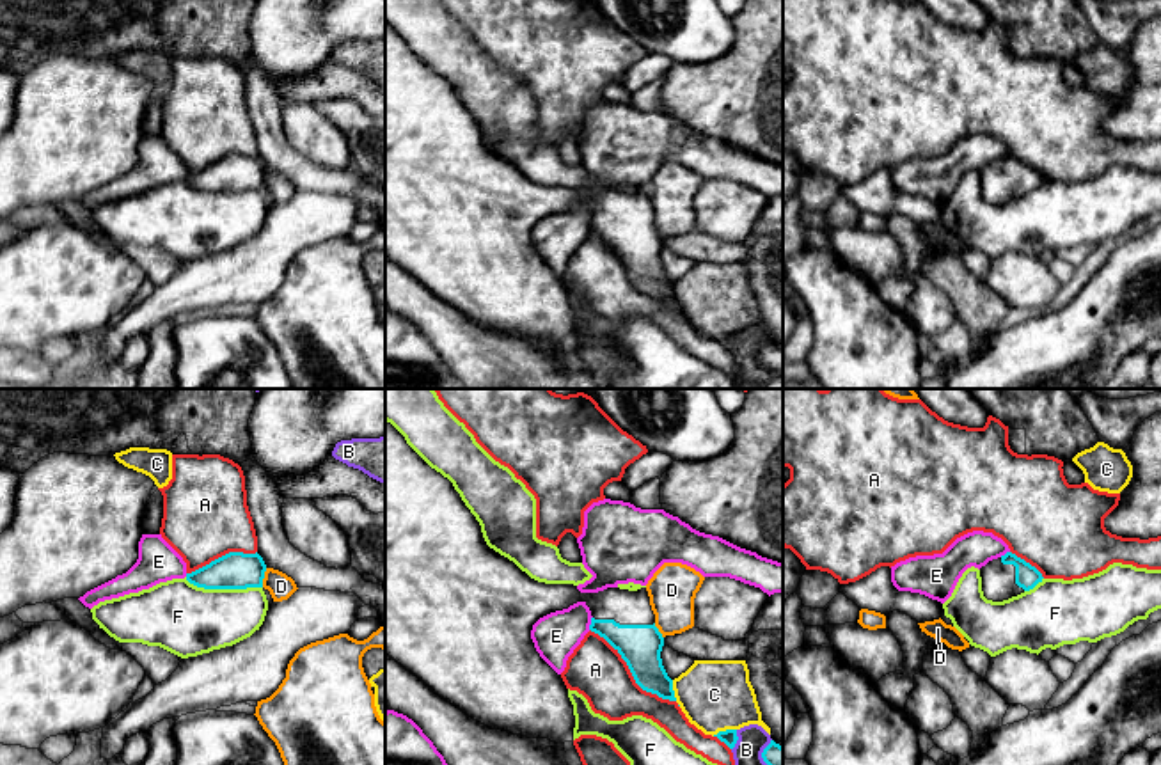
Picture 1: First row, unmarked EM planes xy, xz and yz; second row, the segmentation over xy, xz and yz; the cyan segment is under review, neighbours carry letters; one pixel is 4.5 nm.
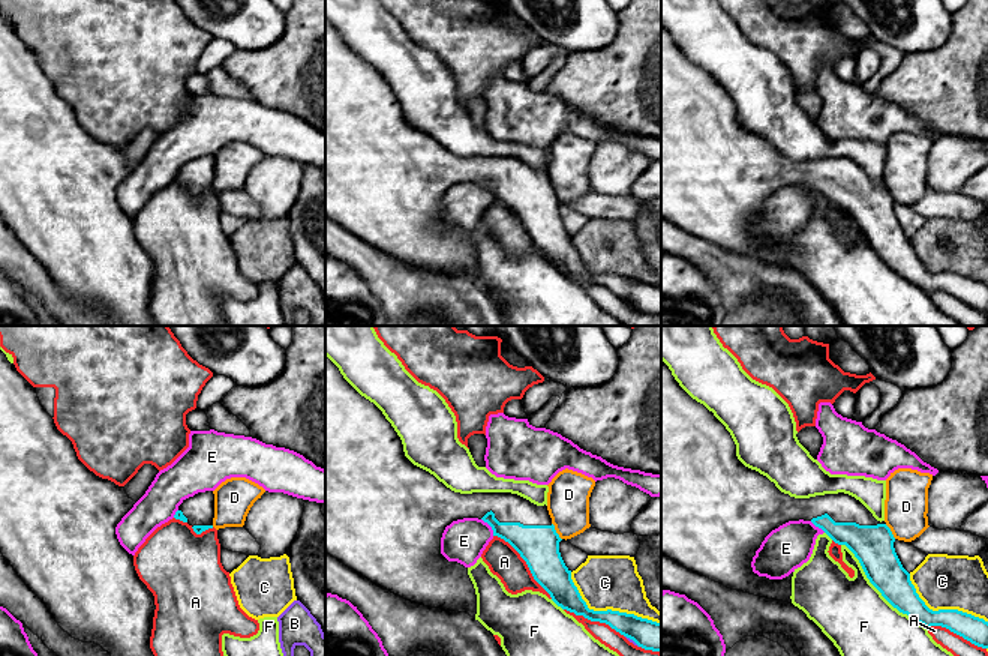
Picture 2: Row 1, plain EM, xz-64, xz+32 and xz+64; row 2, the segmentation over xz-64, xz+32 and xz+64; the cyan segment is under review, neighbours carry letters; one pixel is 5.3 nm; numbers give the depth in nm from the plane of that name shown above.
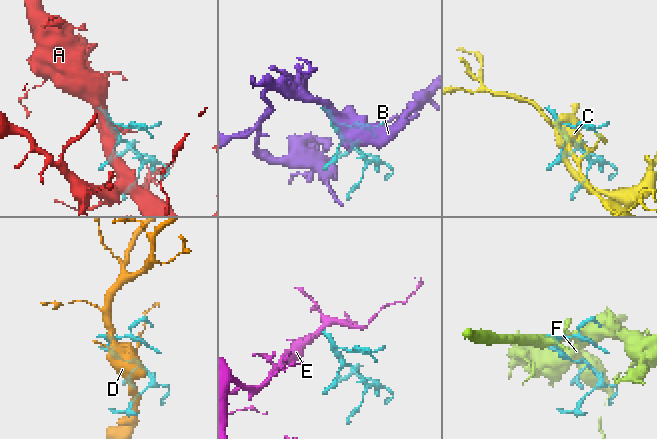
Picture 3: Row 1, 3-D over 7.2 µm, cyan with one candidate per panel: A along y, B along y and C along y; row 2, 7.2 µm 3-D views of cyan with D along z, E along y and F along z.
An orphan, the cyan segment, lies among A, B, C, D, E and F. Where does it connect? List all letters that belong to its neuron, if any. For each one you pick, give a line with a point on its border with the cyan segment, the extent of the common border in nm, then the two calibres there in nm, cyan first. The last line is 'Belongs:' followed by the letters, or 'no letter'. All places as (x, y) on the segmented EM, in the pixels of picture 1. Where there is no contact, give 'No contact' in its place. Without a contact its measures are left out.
Belongs: no letter

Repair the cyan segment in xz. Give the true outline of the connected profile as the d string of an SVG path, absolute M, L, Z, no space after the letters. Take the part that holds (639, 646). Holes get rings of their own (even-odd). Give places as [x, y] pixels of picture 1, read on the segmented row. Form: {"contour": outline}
{"contour": "M385 421L385 653L401 664L407 671L417 676L424 685L428 685L435 694L438 694L447 703L458 706L463 714L474 721L492 728L504 730L513 735L522 735L527 738L549 738L556 744L573 742L575 715L573 705L568 698L568 689L561 678L536 651L531 639L533 625L556 611L568 609L570 605L584 602L591 611L589 630L604 637L627 662L636 683L662 699L676 701L673 690L673 680L667 676L660 651L664 646L664 637L655 627L655 614L650 605L650 596L646 588L637 591L607 588L598 593L580 593L573 584L545 584L531 579L522 572L513 561L501 556L490 548L483 538L481 525L470 509L462 501L460 493L454 490L453 483L440 472L431 469L405 440L405 437Z"}

